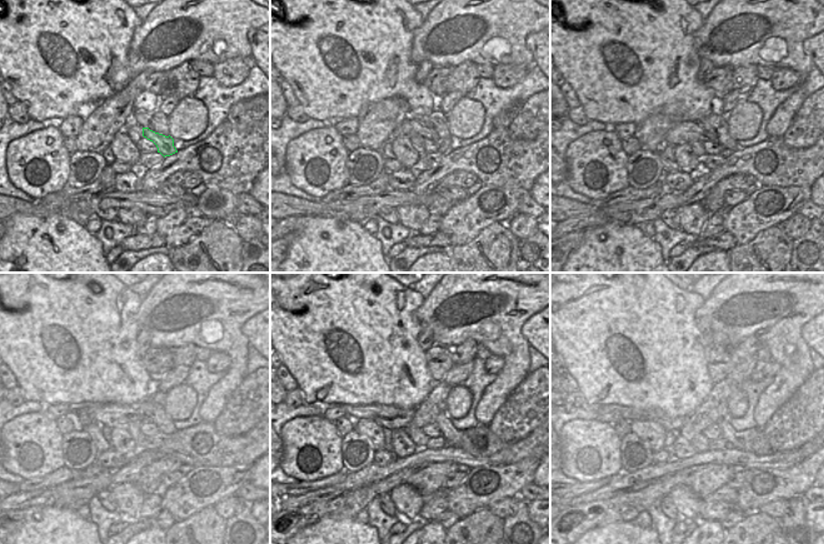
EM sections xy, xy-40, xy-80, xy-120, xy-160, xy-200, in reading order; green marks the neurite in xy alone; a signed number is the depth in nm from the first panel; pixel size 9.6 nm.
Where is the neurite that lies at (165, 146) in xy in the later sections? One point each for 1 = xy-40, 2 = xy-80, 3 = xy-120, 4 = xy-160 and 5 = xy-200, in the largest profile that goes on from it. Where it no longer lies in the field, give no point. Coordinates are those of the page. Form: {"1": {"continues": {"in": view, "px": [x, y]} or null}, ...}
{"1": {"continues": {"in": "xy-40", "px": [410, 126]}}, "2": {"continues": {"in": "xy-80", "px": [687, 131]}}, "3": {"continues": {"in": "xy-120", "px": [113, 415]}}, "4": {"continues": {"in": "xy-160", "px": [393, 418]}}, "5": {"continues": {"in": "xy-200", "px": [670, 424]}}}

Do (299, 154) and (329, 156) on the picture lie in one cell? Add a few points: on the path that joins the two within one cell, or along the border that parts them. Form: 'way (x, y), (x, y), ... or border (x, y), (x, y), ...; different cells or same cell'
way (306, 155), (321, 156); same cell

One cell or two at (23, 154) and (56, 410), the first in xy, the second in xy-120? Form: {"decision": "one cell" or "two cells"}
{"decision": "two cells"}

